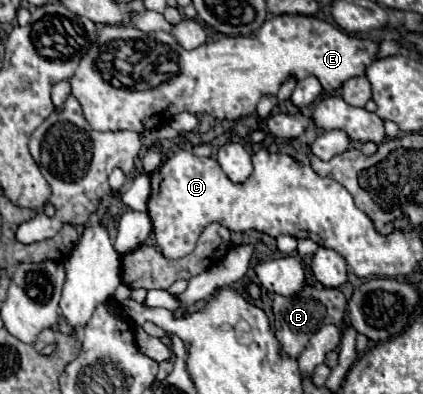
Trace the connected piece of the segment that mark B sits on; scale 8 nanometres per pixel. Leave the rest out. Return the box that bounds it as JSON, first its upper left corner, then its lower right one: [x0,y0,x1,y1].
[273,287,345,357]

